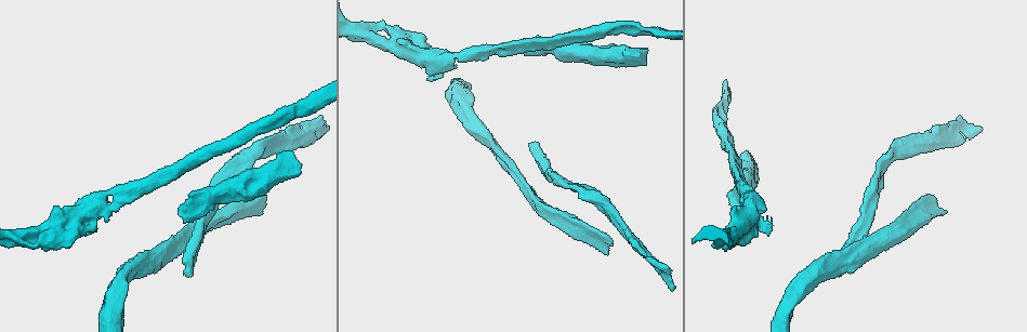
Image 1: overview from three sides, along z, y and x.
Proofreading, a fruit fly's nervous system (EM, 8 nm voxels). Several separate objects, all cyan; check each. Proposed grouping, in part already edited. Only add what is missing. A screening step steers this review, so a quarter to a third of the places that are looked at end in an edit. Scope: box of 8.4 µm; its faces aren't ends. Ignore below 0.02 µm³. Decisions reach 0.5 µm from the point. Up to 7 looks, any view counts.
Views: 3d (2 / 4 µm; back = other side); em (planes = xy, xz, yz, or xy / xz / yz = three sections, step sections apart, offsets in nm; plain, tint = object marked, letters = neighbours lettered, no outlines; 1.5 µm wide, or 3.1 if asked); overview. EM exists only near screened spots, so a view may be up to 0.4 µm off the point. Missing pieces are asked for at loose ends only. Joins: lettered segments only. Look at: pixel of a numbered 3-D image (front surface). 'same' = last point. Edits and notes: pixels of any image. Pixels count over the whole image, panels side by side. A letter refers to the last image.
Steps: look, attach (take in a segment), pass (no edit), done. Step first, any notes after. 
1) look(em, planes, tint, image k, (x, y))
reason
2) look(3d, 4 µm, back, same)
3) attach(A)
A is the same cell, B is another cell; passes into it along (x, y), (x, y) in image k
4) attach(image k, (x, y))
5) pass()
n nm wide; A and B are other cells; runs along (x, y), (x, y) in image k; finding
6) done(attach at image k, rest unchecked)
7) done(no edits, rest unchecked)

look(em, xz, step 4, letters, image 1, (651, 259))
an open end

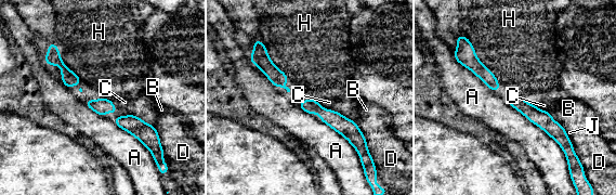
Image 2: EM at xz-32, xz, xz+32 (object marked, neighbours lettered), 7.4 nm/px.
pass()
100 nm wide; A, B, C, D, H and J are other cells; border along (548, 112), (554, 120), (564, 127) in image 2; no lettered segment goes on from it

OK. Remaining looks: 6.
look(em, planes, letters, image 1, (301, 173))

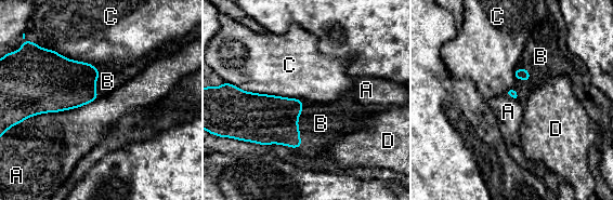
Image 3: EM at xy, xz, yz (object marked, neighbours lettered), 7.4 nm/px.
attach(B)
B is the same cell, A, C and D are other cells; passes into it along (263, 119), (297, 122), (321, 123) in image 3; it goes on there

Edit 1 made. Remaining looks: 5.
look(overview)
see it whole again

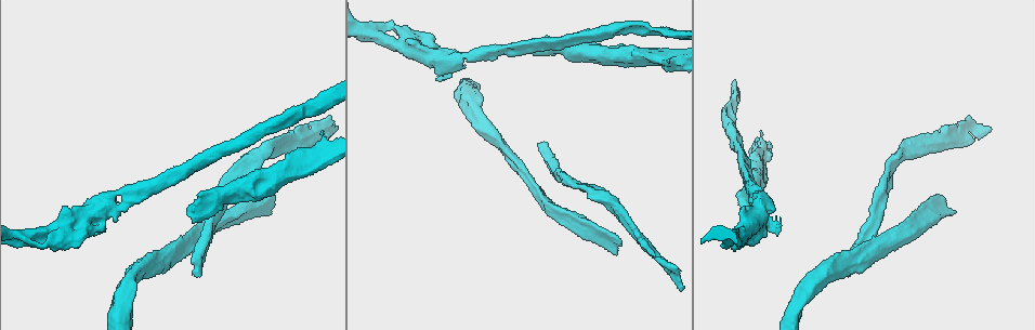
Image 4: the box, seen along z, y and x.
look(em, planes, tint, image 4, (544, 147))
an open end

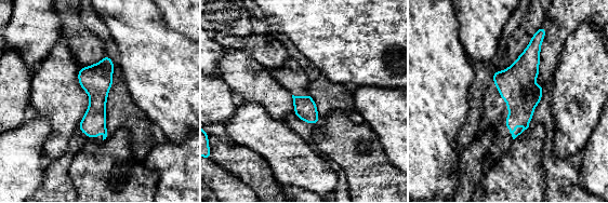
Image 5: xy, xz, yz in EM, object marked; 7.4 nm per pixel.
look(em, planes, letters, same)

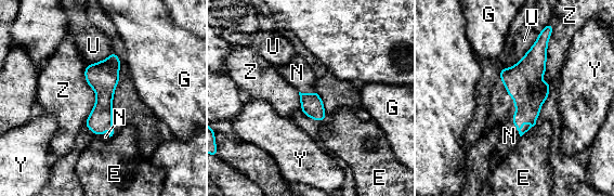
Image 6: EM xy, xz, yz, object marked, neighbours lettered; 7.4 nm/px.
attach(N)
N is the same cell, E, G, U, Y and Z are other cells; passes into it along (521, 82), (513, 115), (509, 135) in image 6; it goes on there

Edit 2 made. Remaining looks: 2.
done(attach at image 3, attach at image 6, rest unchecked)

